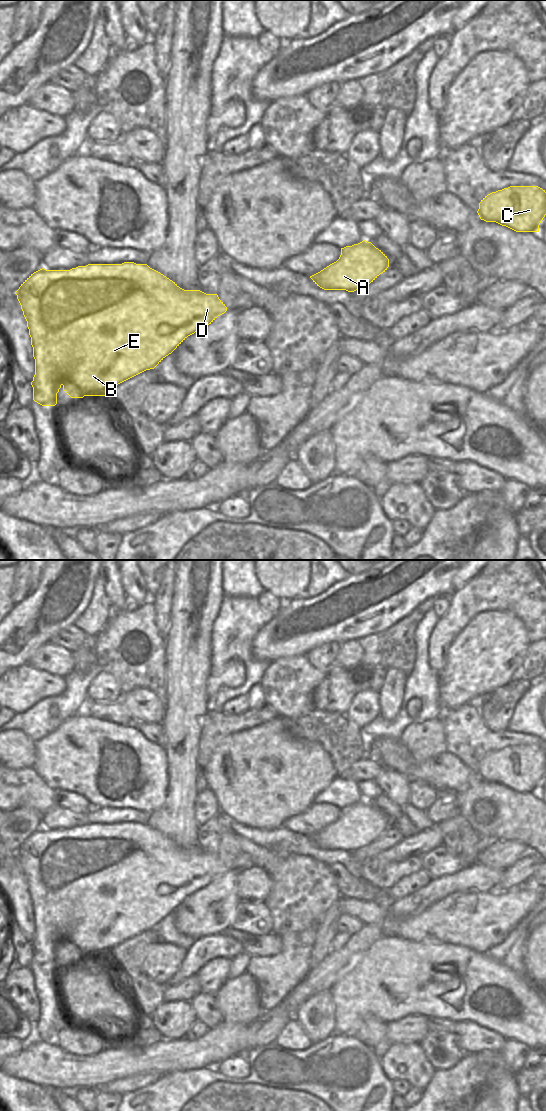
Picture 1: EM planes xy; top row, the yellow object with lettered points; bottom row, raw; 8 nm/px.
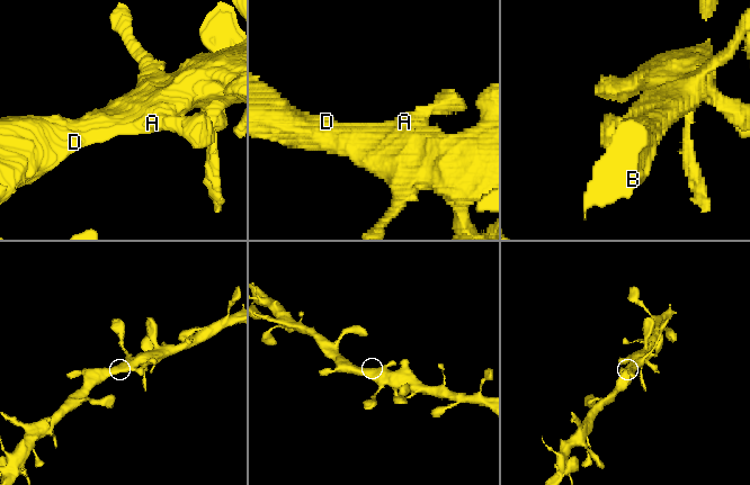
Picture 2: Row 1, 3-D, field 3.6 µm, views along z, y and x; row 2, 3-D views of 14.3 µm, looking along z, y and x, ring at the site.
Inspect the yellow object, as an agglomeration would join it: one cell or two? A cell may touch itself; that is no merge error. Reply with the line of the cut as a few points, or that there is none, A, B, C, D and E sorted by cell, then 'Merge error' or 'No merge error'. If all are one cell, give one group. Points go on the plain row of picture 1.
No split. Groups: A B C D E. No merge error.

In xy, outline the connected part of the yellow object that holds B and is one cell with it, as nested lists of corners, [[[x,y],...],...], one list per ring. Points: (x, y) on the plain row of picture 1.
[[[134,822],[88,824],[70,830],[42,828],[31,834],[15,854],[27,881],[33,907],[33,960],[42,966],[55,966],[61,947],[71,958],[105,956],[112,947],[154,929],[188,896],[227,871],[217,854],[184,850],[147,824]]]

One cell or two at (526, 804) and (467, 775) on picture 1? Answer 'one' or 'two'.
two

